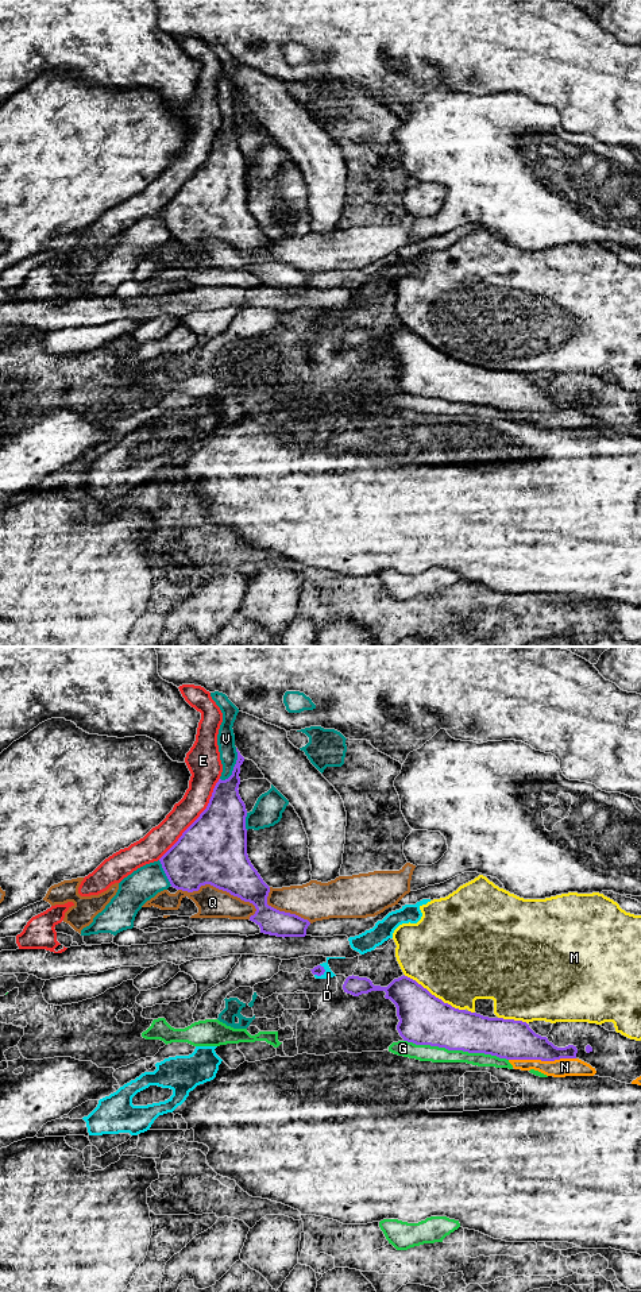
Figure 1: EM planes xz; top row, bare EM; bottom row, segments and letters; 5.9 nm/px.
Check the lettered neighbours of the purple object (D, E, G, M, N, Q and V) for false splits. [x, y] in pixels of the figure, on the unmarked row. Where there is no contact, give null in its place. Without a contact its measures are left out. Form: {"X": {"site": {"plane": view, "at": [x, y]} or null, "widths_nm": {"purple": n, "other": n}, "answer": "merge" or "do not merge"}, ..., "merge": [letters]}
{"D": {"site": {"plane": "xz", "at": [324, 323]}, "widths_nm": {"purple": 60, "other": 50}, "answer": "do not merge"}, "E": {"site": {"plane": "xz", "at": [197, 170]}, "widths_nm": {"purple": 400, "other": 160}, "answer": "do not merge"}, "G": {"site": {"plane": "xz", "at": [456, 401]}, "widths_nm": {"purple": 300, "other": 100}, "answer": "do not merge"}, "M": {"site": {"plane": "xz", "at": [433, 347]}, "widths_nm": {"purple": 300, "other": 500}, "answer": "do not merge"}, "N": {"site": {"plane": "xz", "at": [541, 412]}, "widths_nm": {"purple": 240, "other": 110}, "answer": "do not merge"}, "Q": {"site": {"plane": "xz", "at": [219, 240]}, "widths_nm": {"purple": 400, "other": 180}, "answer": "do not merge"}, "V": {"site": {"plane": "xz", "at": [235, 118]}, "widths_nm": {"purple": 200, "other": 110}, "answer": "do not merge"}, "merge": []}

